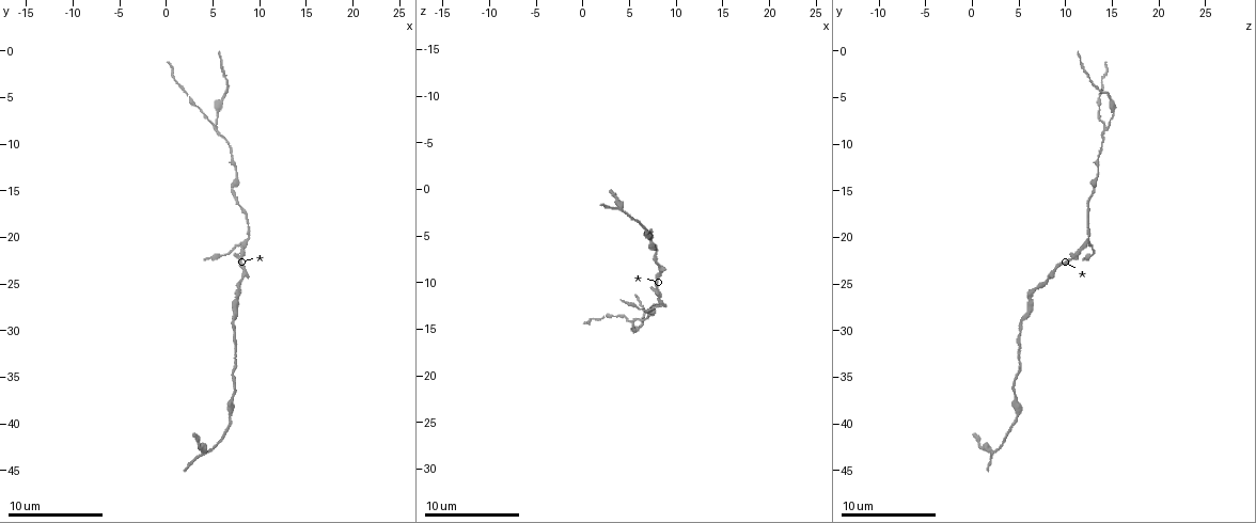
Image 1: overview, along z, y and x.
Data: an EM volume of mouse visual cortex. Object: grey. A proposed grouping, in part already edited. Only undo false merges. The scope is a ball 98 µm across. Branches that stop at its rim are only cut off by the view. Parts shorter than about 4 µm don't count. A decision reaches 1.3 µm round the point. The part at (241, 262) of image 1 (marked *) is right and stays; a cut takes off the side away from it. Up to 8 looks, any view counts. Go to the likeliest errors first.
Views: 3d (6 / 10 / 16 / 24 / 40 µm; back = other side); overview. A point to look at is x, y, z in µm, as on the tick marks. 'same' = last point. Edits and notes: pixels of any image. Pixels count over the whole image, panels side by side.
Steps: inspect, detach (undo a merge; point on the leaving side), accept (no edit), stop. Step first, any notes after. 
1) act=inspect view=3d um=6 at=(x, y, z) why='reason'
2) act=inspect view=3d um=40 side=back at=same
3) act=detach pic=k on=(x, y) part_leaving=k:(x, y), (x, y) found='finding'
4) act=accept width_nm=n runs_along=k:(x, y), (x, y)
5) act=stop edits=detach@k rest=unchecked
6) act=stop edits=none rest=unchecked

act=inspect view=3d um=10 at=(8.2, 20.8, 12.4) why='three-way junction'

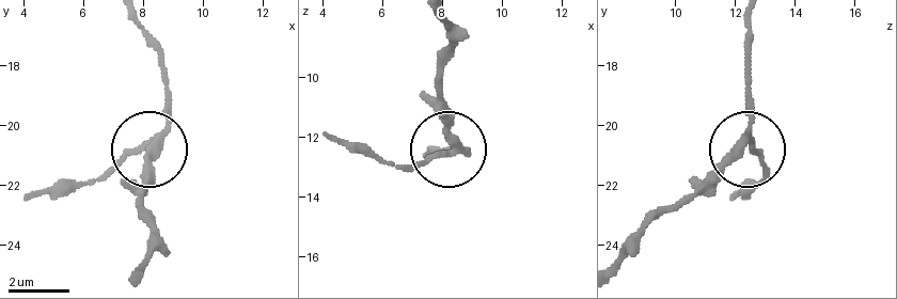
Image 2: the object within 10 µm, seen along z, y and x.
act=accept arms=3 found='continuous, no second cell'

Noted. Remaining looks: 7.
act=inspect view=3d um=10 at=(5.2, 8.2, 14.2) why='three-way junction'

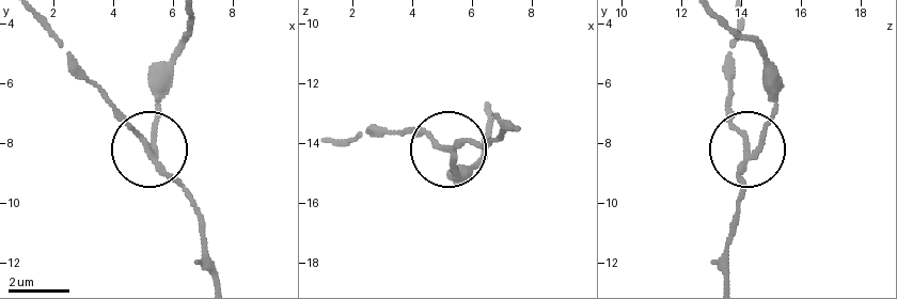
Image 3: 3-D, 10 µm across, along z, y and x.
act=detach pic=3 on=(122, 112) part_leaving=3:(147, 142), (43, 22) found='two cells meet here'

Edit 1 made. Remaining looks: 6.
act=inspect view=3d um=6 at=(7.6, 13.4, 13.2) why='calibre changes'

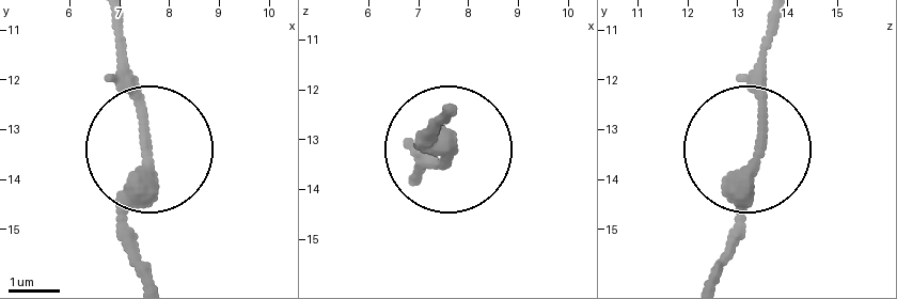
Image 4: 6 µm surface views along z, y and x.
act=inspect view=3d um=6 side=back at=(7.55, 13.50, 13.40)

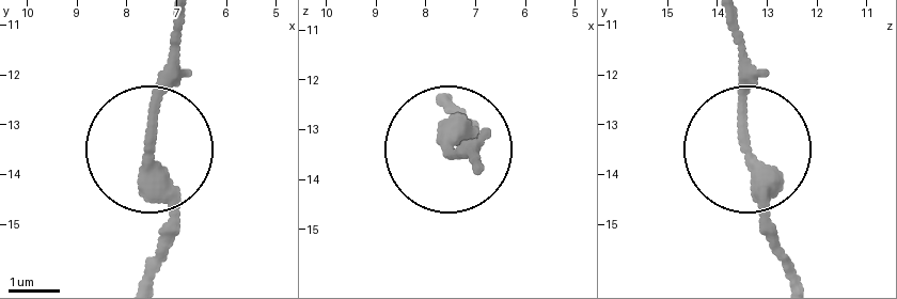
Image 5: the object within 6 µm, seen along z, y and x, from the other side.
act=accept runs_along=5:(443, 107), (473, 131), (447, 157), (473, 157) found='all the same cell'

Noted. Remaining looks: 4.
act=inspect view=3d um=16 at=(7.2, 28.6, 5.6) why='sudden change in width'

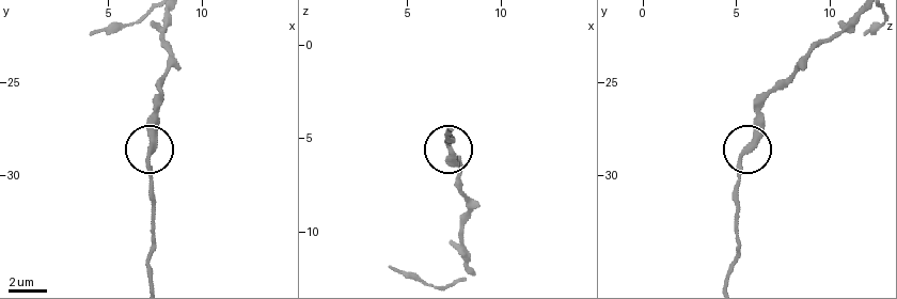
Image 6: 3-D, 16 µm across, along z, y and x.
act=accept width_nm=280 runs_along=6:(166, 37), (170, 62), (160, 81), (156, 110), (151, 214) found='all the same cell'

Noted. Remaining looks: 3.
act=stop edits=detach@3 rest=unchecked

